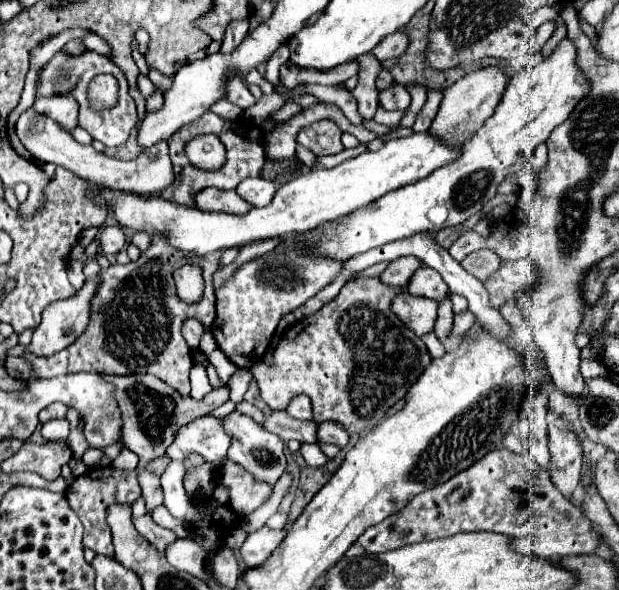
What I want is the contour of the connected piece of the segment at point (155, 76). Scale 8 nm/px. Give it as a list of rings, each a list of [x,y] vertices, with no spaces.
[[[150,68],[148,70],[148,78],[152,80],[152,84],[156,86],[156,88],[160,88],[162,92],[166,92],[170,86],[172,86],[172,78],[168,78],[168,76],[164,76],[164,74],[160,74],[158,70],[154,70],[154,68]]]

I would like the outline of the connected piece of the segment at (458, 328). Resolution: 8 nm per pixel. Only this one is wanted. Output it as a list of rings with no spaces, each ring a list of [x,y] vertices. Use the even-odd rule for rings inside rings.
[[[464,310],[460,314],[454,314],[454,326],[450,336],[464,336],[474,324],[476,324],[476,316],[472,316],[472,312]]]

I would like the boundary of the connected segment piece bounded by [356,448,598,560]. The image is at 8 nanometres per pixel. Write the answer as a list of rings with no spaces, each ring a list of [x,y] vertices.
[[[506,448],[488,452],[484,460],[458,472],[452,480],[428,492],[420,492],[420,496],[414,496],[400,512],[388,516],[388,520],[382,520],[376,528],[368,528],[356,542],[370,554],[382,554],[406,544],[476,530],[504,534],[510,538],[510,548],[514,552],[540,556],[544,560],[560,560],[570,554],[592,554],[598,548],[598,534],[592,522],[556,490],[548,472],[534,460]]]

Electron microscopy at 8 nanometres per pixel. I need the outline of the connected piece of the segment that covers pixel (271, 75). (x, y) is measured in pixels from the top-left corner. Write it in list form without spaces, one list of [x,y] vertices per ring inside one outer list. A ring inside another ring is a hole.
[[[268,61],[267,67],[266,67],[266,73],[264,75],[264,78],[273,84],[274,88],[276,89],[279,84],[279,68],[280,65],[284,64],[285,61]]]

